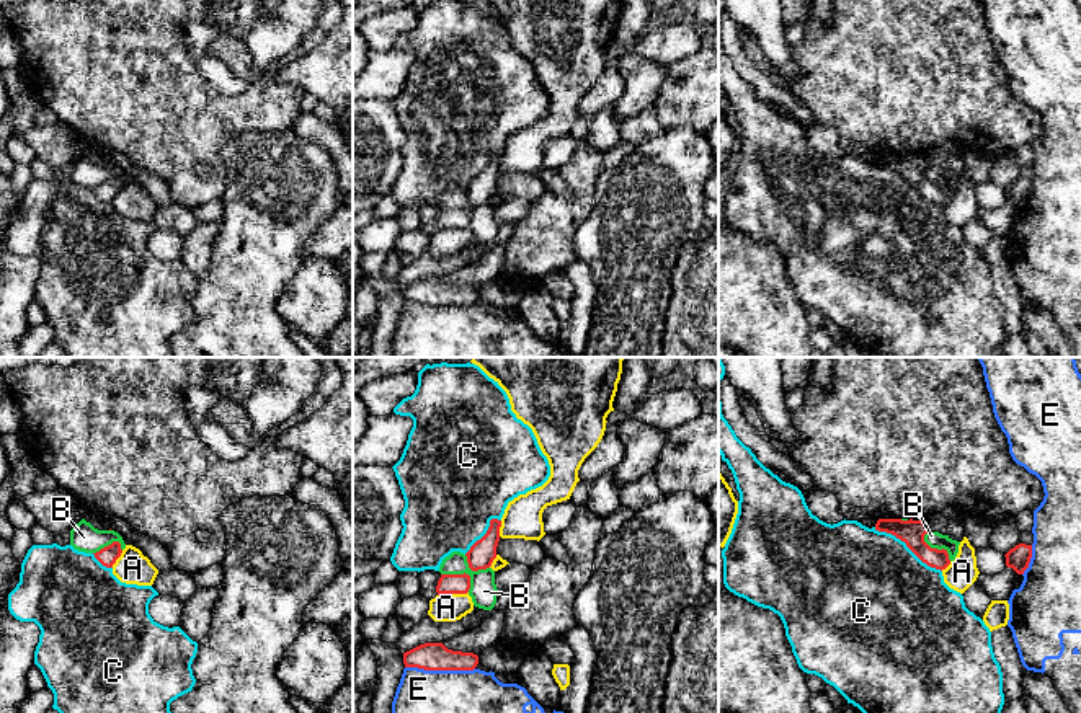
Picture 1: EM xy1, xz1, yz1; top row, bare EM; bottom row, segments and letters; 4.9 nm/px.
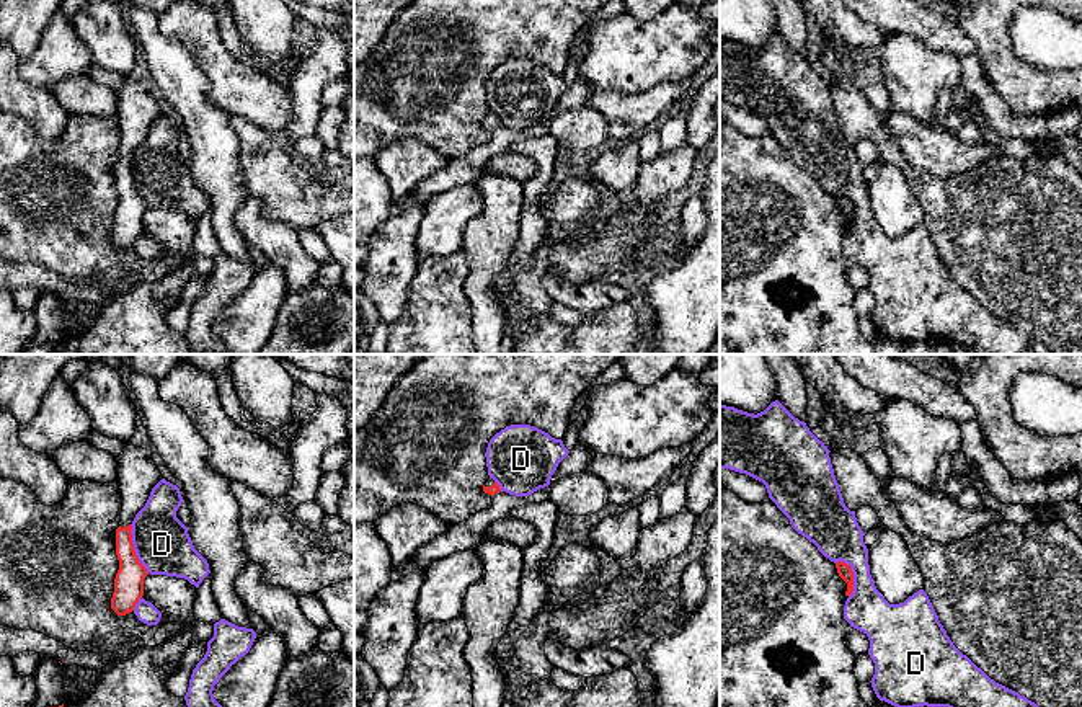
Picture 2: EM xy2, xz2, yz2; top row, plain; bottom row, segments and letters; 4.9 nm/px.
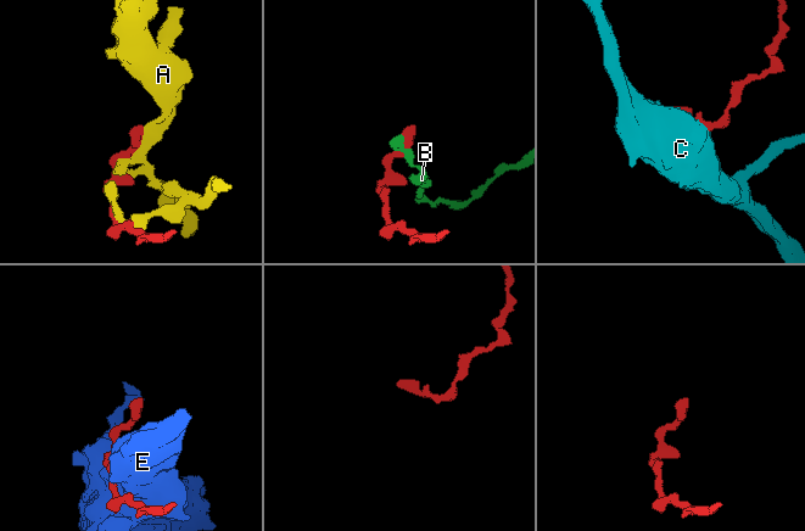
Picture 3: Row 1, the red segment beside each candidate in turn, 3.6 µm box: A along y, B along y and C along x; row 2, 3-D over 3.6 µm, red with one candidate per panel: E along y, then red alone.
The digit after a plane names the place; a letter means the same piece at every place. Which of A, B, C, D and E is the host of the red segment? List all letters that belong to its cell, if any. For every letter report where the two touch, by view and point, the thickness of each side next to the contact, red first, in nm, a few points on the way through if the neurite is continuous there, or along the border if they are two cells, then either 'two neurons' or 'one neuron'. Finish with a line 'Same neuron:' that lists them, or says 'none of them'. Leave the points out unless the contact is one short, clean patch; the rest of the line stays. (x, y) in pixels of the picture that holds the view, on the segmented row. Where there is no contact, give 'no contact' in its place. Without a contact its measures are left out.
A: meets red in xz1 at (453, 593); 100 nm thick on the red side, 140 nm on the other; two neurons
B: meets red in xz1 at (464, 573); 100 nm thick on the red side, 130 nm on the other; border along xz1 (441, 573), (466, 573), (469, 576), (469, 591); two neurons
C: meets red in yz1 at (908, 547); 120 nm thick on the red side, 500 nm on the other; two neurons
D: meets red in xy2 at (133, 549); 140 nm thick on the red side, 280 nm on the other; two neurons
E: meets red in xz1 at (440, 669); 140 nm thick on the red side, 220 nm on the other; two neurons
Same neuron: none of them

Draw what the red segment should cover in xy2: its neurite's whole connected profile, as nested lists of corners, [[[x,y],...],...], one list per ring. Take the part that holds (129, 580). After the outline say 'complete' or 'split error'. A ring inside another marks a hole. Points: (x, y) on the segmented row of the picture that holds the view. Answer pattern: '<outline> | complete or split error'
[[[131,441],[122,442],[124,449],[118,460],[118,487],[122,500],[119,527],[116,529],[116,555],[119,570],[114,578],[114,593],[111,609],[118,616],[134,611],[144,596],[144,580],[147,568],[139,562],[132,544],[132,521],[145,506],[152,488],[163,478],[153,462],[152,451],[134,446]]] | split error

